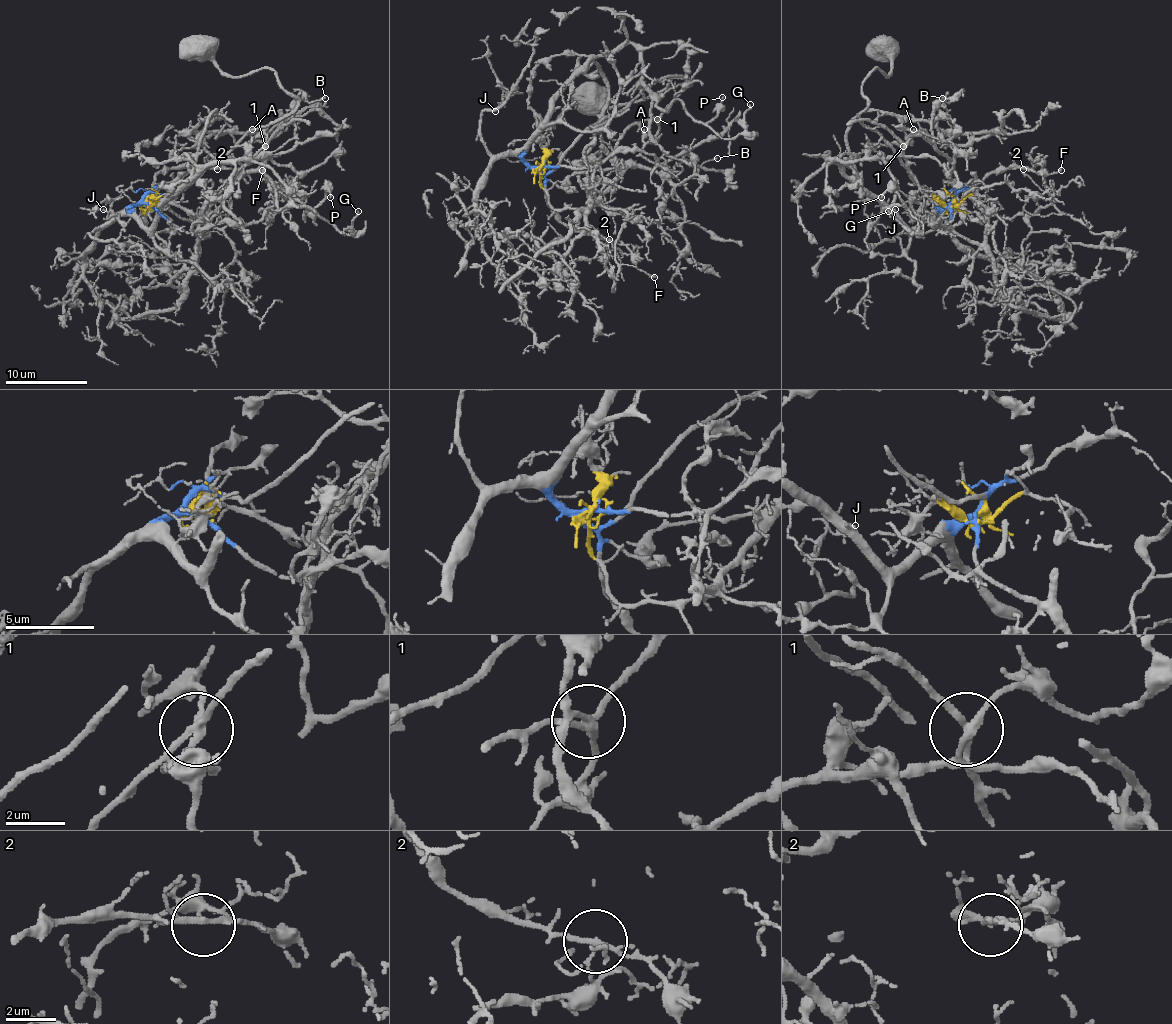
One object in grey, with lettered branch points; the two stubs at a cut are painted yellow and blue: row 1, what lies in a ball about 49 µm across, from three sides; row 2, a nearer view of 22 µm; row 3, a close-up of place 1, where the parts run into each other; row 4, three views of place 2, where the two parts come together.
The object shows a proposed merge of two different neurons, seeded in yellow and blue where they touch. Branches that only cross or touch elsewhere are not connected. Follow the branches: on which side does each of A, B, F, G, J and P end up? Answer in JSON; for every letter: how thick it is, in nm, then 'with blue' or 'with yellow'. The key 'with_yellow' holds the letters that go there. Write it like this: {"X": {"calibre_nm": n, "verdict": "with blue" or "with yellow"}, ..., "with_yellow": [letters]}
{"A": {"calibre_nm": 300, "verdict": "with blue"}, "B": {"calibre_nm": 120, "verdict": "with yellow"}, "F": {"calibre_nm": 130, "verdict": "with blue"}, "G": {"calibre_nm": 120, "verdict": "with blue"}, "J": {"calibre_nm": 60, "verdict": "with blue"}, "P": {"calibre_nm": 160, "verdict": "with blue"}, "with_yellow": ["B"]}

